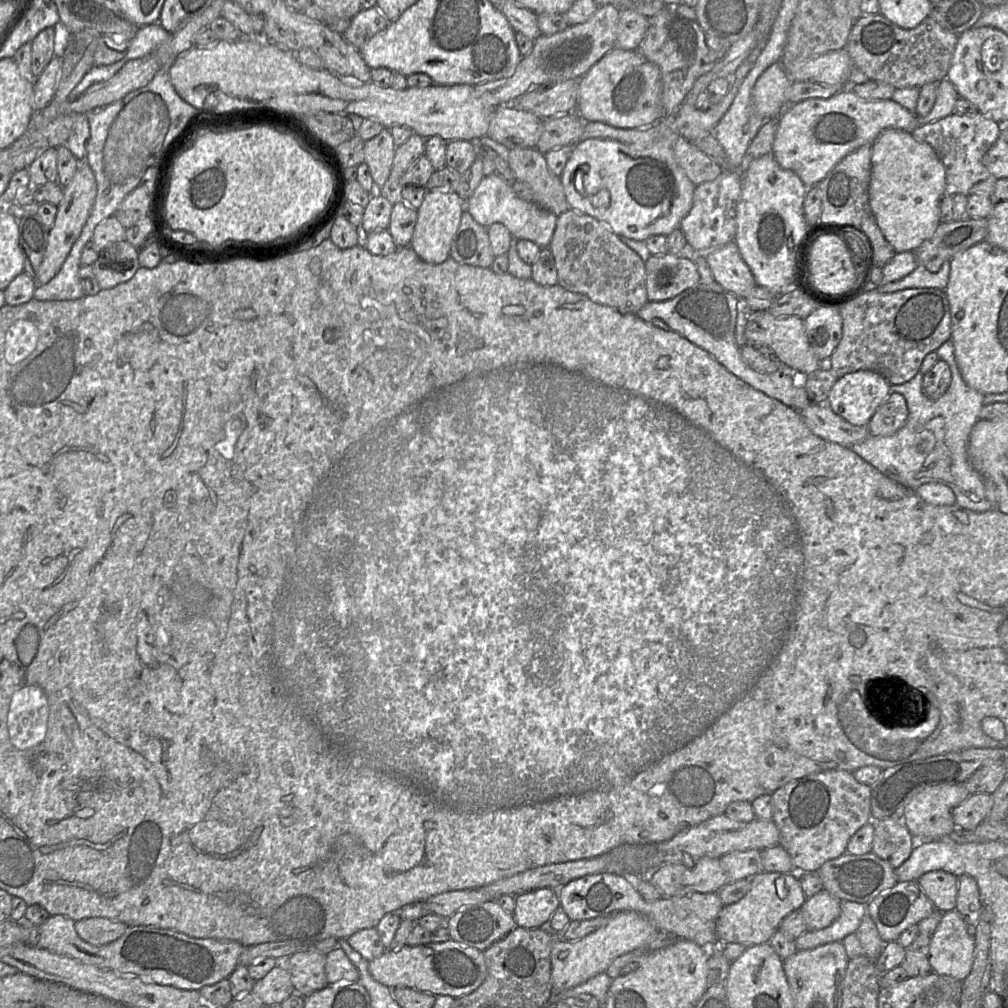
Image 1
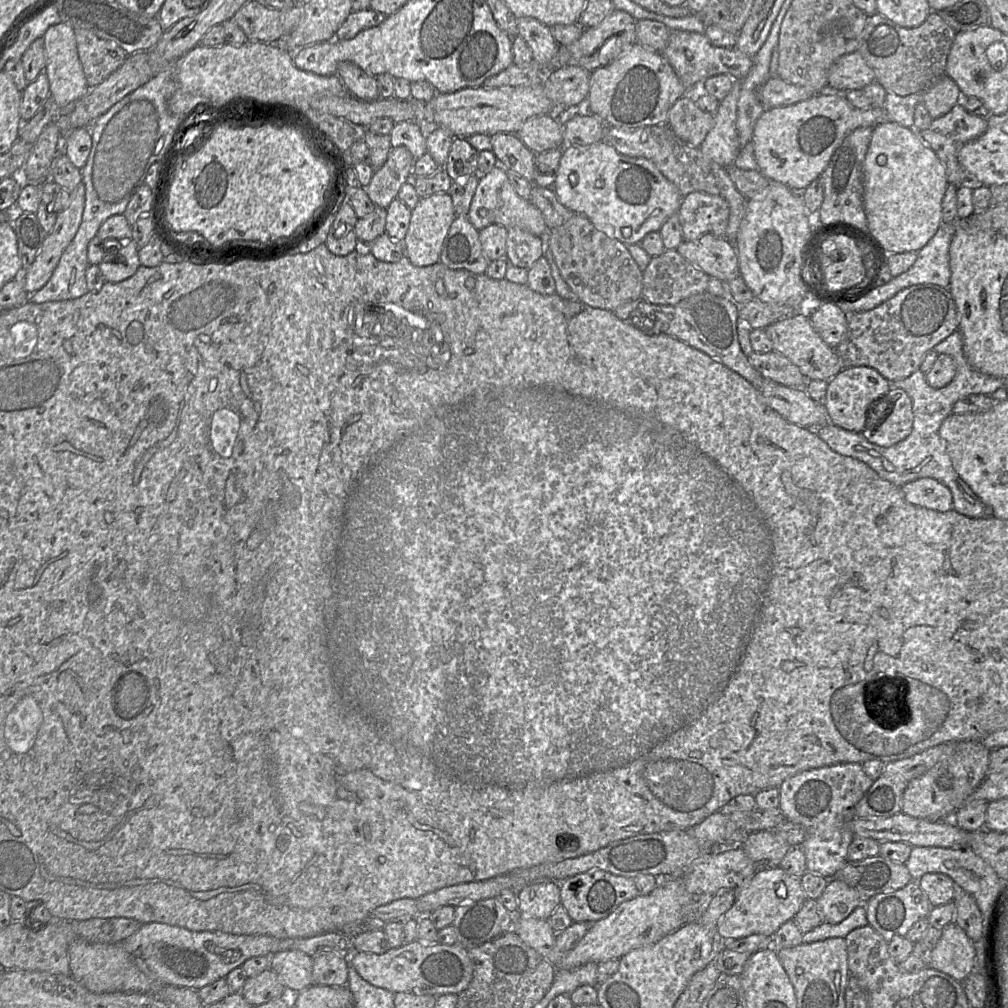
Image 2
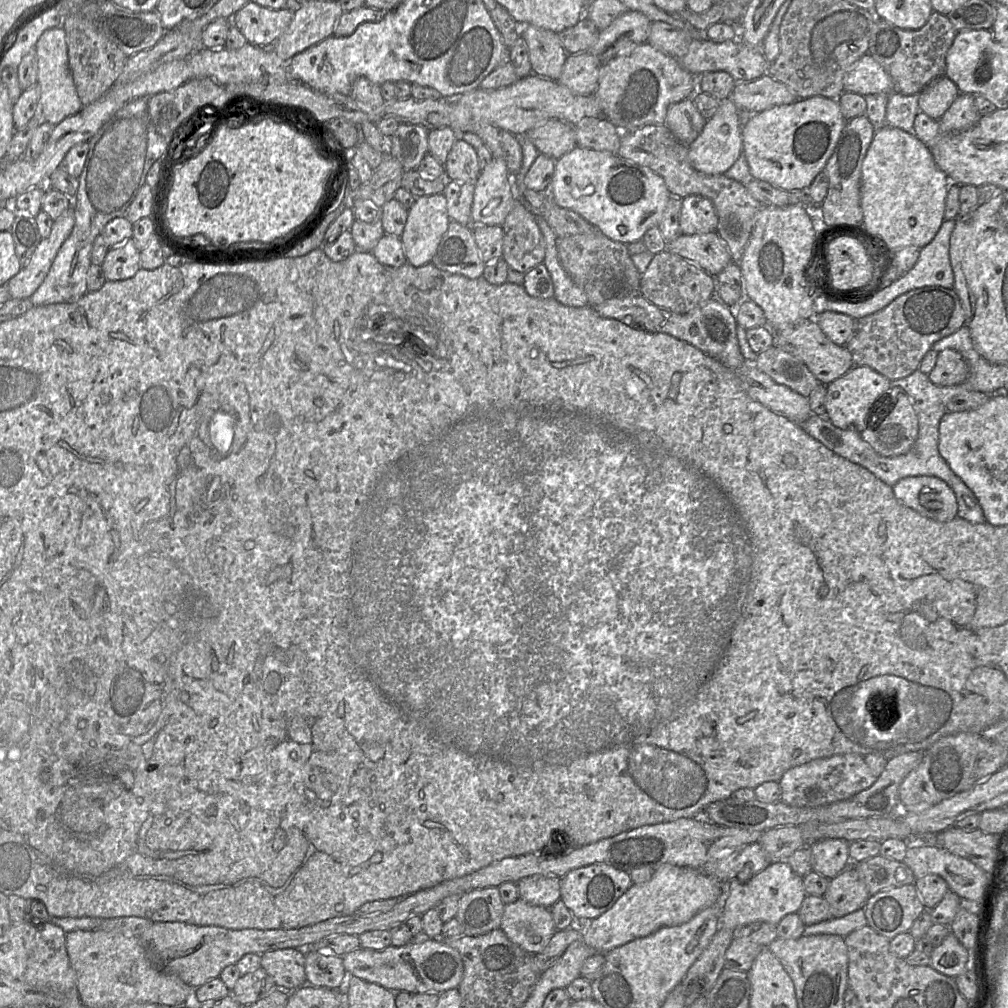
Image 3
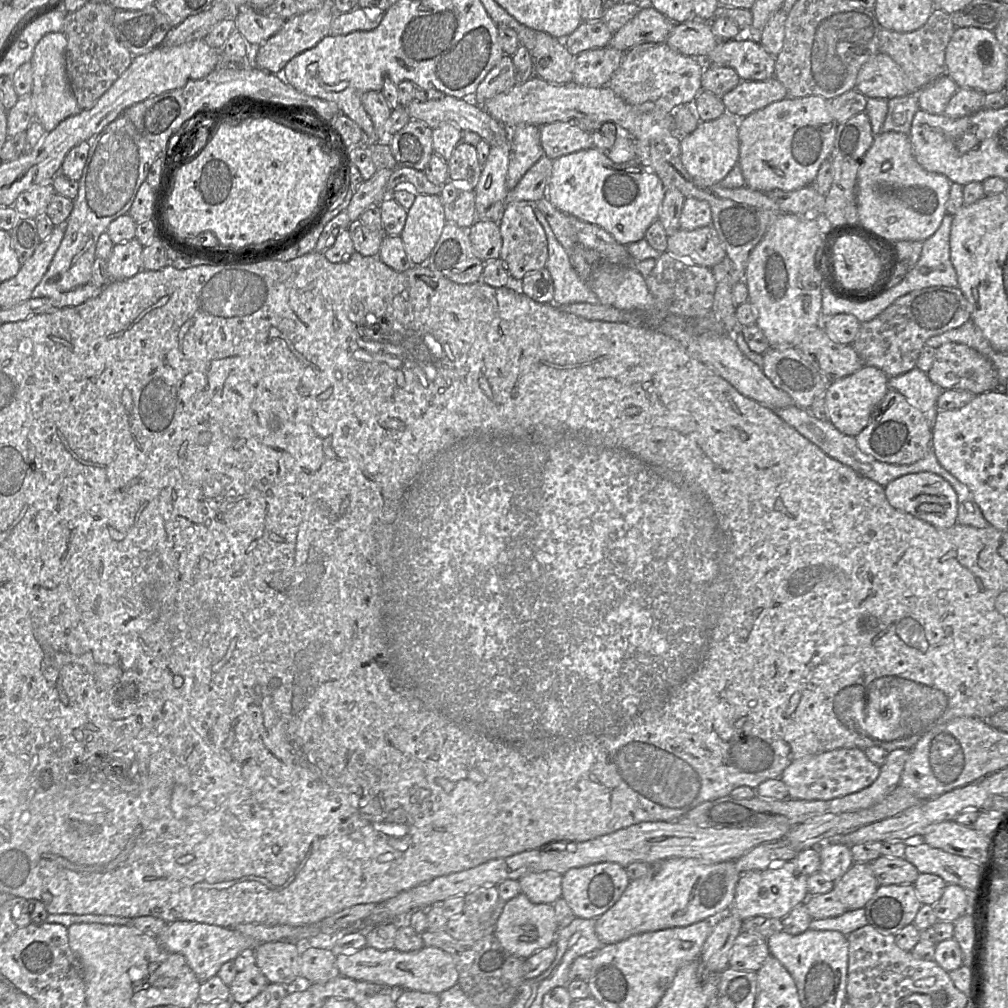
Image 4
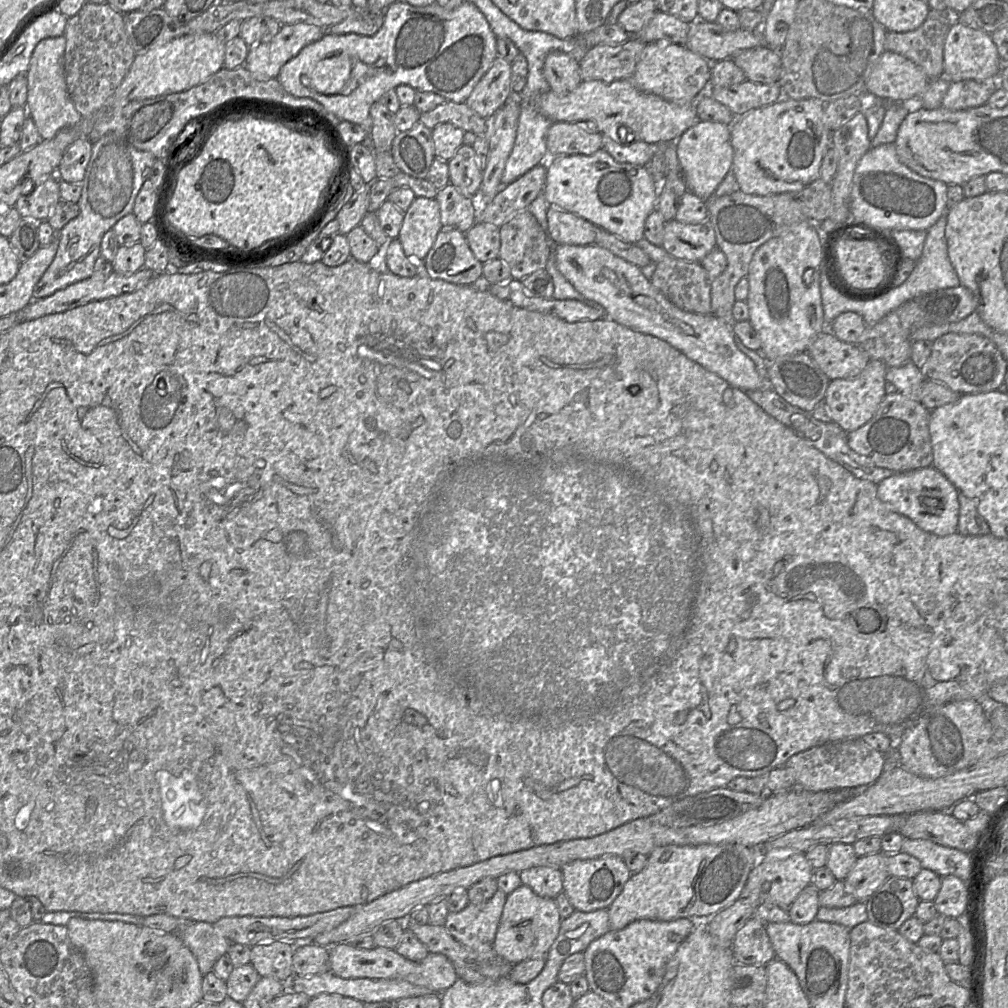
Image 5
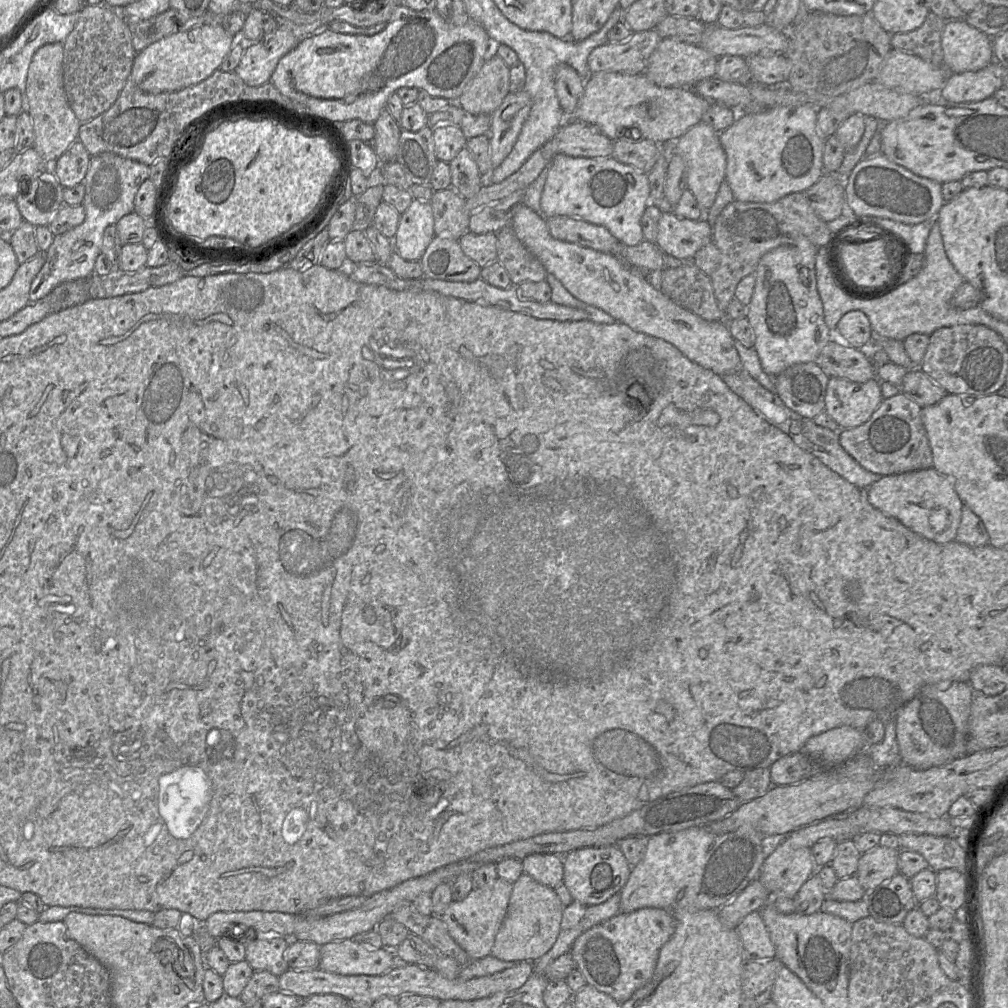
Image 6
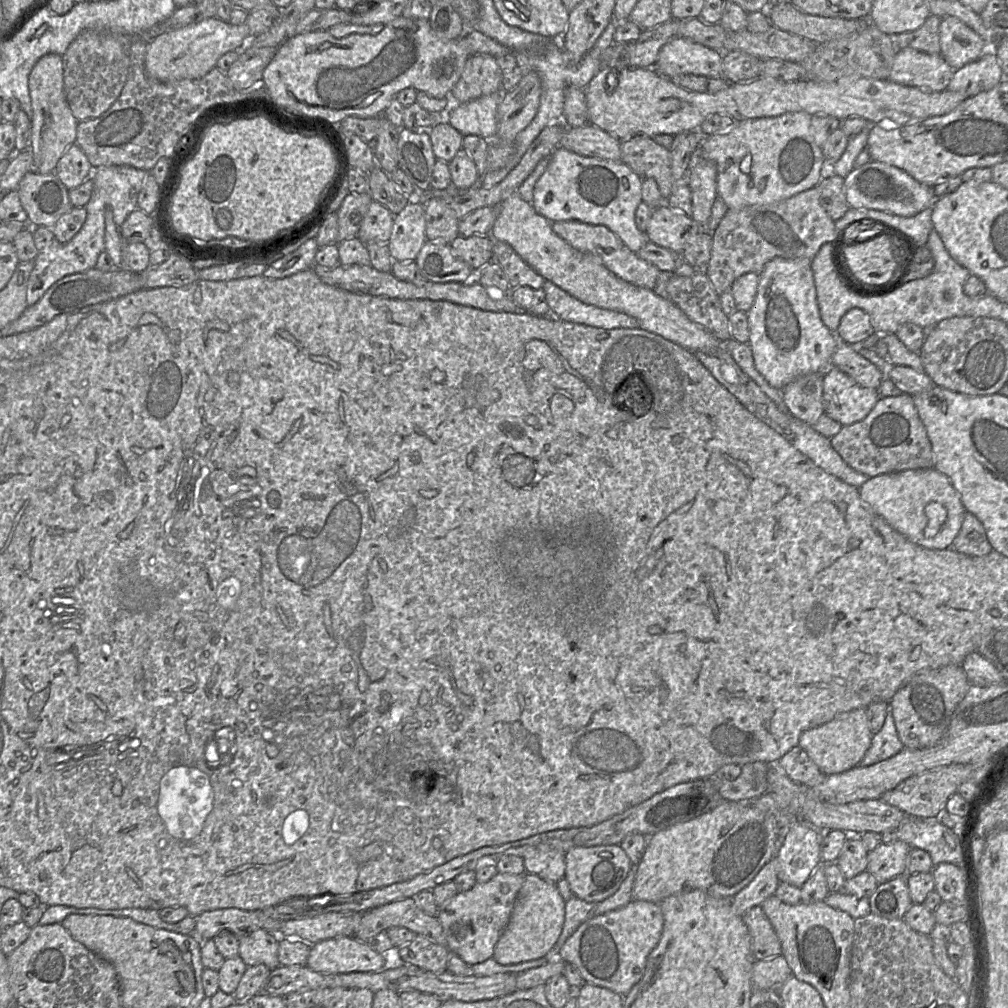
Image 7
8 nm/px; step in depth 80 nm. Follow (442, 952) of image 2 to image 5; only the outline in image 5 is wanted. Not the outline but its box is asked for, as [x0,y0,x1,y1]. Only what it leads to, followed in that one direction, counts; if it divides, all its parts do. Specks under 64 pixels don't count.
[329,943,458,994]

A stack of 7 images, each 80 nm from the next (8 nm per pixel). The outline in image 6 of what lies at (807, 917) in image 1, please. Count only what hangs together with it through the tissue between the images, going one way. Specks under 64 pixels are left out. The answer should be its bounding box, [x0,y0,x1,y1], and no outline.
[855,845,900,892]

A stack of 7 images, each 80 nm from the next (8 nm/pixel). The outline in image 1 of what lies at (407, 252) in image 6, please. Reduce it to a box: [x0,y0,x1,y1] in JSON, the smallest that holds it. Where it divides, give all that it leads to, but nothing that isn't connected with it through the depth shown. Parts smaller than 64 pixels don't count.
[410,191,466,264]

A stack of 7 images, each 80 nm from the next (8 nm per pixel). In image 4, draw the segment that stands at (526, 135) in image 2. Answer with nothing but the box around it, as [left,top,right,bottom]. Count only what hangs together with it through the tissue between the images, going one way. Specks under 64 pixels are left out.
[540,122,593,160]

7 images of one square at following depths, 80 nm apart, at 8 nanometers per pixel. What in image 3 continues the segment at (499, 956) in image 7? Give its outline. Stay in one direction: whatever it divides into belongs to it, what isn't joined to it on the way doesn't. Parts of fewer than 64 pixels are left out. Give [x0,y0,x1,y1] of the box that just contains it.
[500,898,557,953]

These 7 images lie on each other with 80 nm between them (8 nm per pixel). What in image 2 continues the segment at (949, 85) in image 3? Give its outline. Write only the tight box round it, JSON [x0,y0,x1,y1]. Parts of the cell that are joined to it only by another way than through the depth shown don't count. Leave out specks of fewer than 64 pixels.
[921,76,962,119]

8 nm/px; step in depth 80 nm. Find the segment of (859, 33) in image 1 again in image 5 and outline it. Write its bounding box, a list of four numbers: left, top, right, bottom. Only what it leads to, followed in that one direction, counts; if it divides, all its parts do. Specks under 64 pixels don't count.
[885,9,954,81]

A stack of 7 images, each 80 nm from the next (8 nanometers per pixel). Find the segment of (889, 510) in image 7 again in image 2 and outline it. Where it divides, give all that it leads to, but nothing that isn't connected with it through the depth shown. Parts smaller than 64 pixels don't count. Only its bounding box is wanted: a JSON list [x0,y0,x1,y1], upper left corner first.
[901,478,953,510]

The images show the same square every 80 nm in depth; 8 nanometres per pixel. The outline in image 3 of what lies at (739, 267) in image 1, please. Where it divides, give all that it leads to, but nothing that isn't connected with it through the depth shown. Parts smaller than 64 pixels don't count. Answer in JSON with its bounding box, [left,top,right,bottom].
[667,232,731,276]

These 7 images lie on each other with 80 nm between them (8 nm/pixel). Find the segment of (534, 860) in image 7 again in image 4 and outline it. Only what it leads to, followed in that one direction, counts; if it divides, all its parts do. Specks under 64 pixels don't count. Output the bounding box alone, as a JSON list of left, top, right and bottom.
[518,872,562,904]

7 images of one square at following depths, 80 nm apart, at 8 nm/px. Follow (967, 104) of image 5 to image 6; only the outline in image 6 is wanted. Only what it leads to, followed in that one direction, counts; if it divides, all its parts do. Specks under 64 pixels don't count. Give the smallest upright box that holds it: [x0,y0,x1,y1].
[940,61,1003,104]

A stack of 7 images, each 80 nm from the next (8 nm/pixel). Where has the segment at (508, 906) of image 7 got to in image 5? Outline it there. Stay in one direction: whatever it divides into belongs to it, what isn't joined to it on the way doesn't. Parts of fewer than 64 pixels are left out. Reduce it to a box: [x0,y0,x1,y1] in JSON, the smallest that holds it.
[446,889,507,947]

